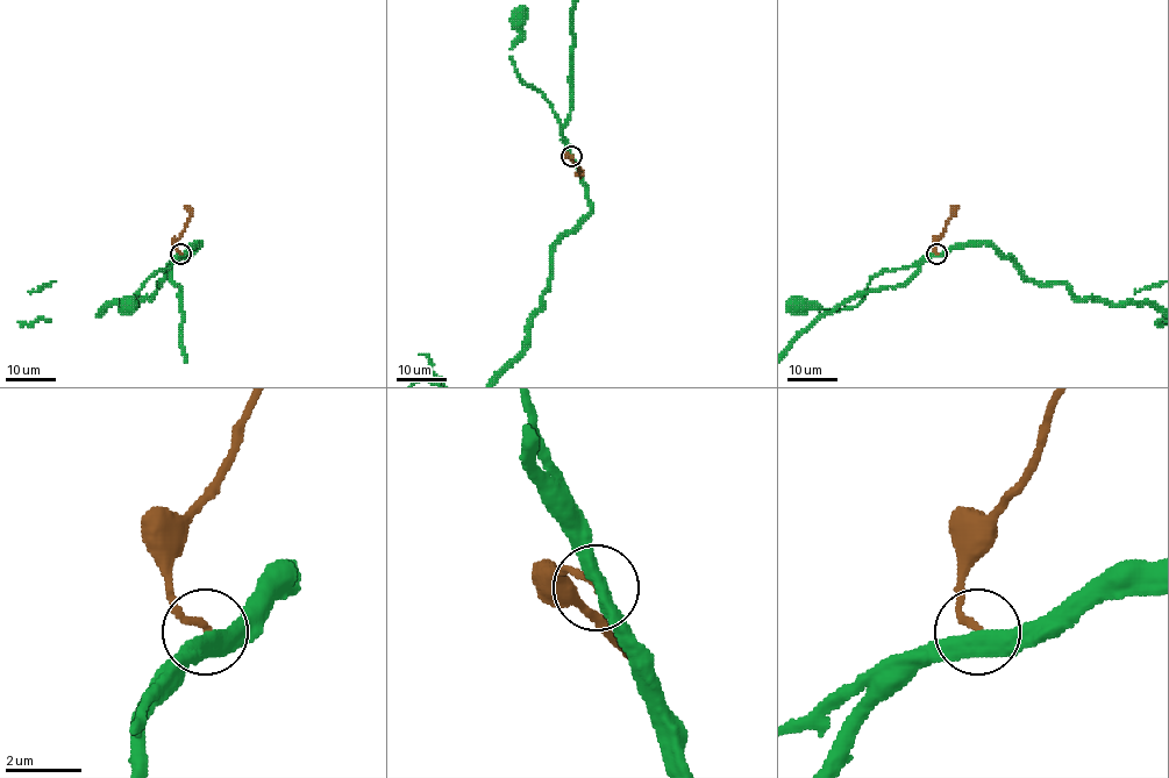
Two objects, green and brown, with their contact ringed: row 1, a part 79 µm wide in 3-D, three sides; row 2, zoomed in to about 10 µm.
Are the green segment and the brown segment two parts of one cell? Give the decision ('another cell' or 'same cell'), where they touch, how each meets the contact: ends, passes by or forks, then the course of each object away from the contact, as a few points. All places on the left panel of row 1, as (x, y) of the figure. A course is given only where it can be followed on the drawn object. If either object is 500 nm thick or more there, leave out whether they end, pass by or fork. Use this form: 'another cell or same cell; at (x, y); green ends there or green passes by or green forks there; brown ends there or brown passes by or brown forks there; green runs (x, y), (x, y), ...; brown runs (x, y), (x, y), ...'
another cell; at (180, 254); green passes by; brown ends there; green runs (180, 252), (169, 268), (156, 272), (134, 300), (121, 308), (128, 308), (128, 305); brown runs (180, 252), (176, 241), (190, 215), (186, 205)

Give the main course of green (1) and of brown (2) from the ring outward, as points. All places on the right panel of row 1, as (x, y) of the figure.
1: (936, 252), (909, 266), (879, 272), (855, 306), (806, 308), (798, 305)
2: (936, 252), (935, 241), (955, 205)

